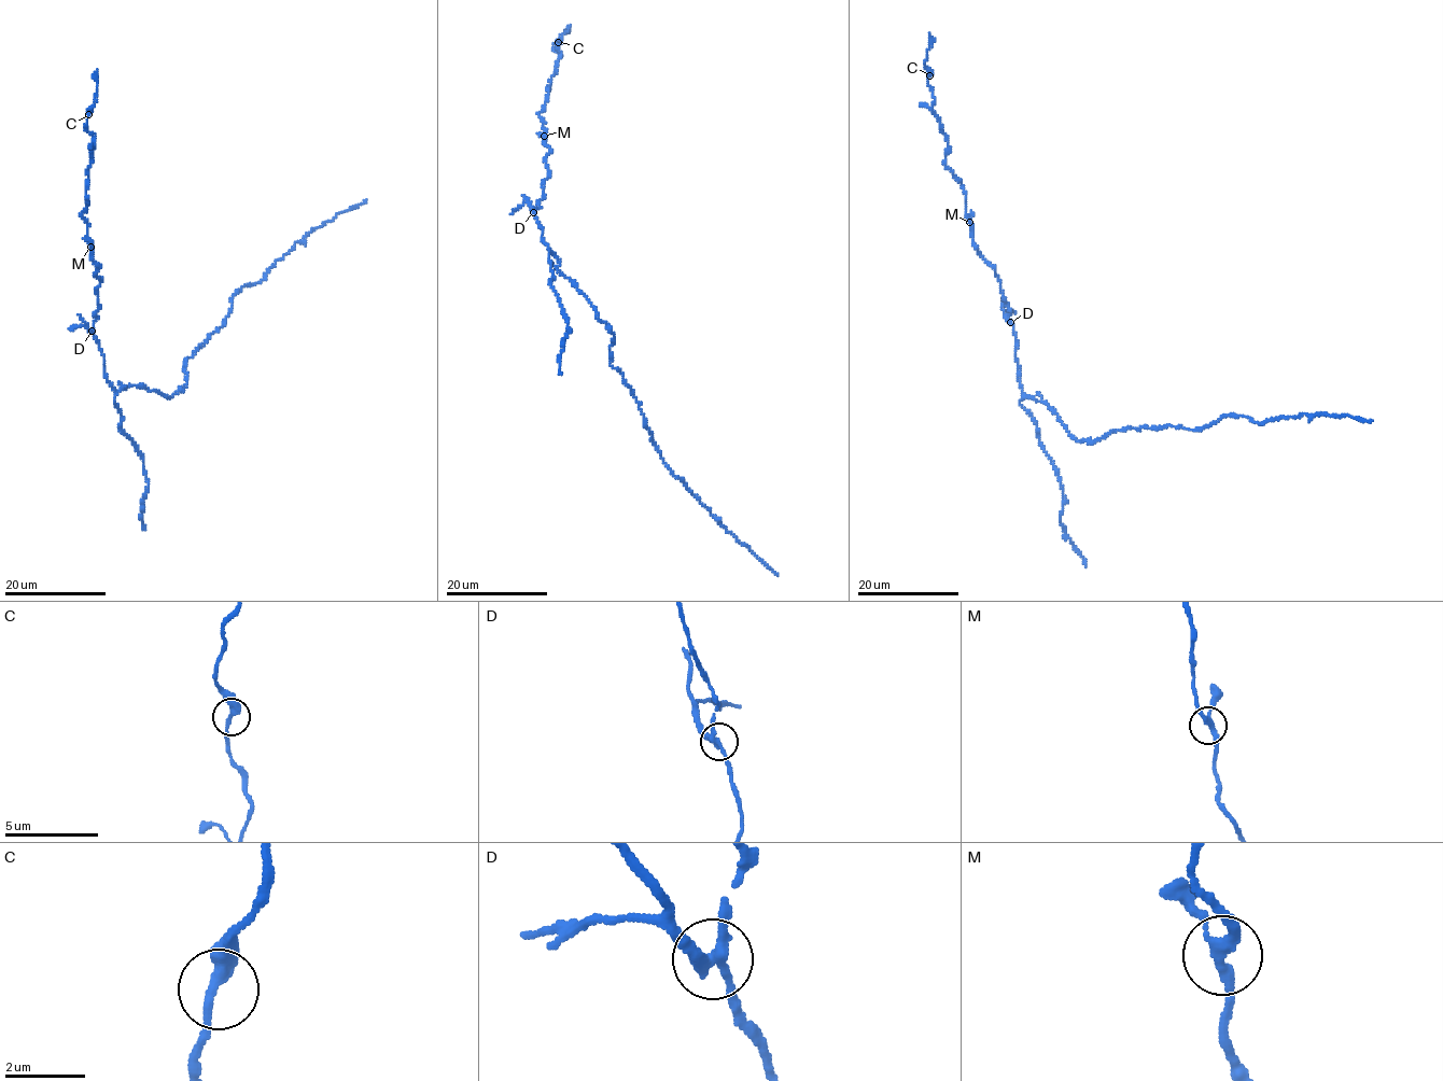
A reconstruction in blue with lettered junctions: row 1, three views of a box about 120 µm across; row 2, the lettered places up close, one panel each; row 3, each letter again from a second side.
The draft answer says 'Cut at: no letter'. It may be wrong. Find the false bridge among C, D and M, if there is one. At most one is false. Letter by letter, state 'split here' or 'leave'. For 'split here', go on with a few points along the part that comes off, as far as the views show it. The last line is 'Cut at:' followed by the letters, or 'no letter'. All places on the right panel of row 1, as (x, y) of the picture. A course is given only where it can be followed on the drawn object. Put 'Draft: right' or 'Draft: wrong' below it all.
C: leave
D: split here; foreign part runs (1010, 322), (1021, 391), (1081, 443), (1134, 427), (1203, 429), (1233, 415), (1260, 424), (1320, 413), (1372, 420)
M: leave
Cut at: D
Draft: wrong

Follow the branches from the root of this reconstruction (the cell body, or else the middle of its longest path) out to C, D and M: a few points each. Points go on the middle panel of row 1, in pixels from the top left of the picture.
C: (560, 271), (534, 213), (548, 177), (545, 158), (550, 150), (538, 114), (560, 58), (555, 46), (558, 42)
D: (560, 271), (558, 260), (542, 239), (543, 228), (533, 212)
M: (560, 271), (534, 213), (548, 177), (545, 158), (550, 150), (544, 136)

